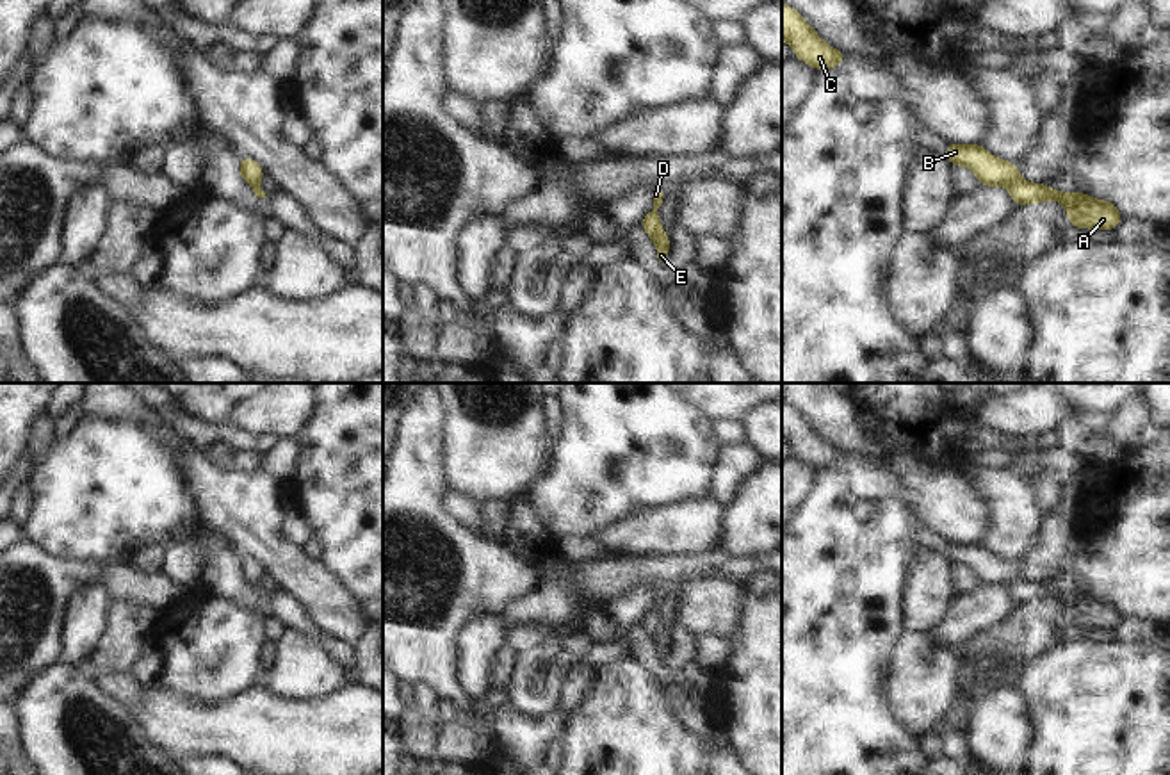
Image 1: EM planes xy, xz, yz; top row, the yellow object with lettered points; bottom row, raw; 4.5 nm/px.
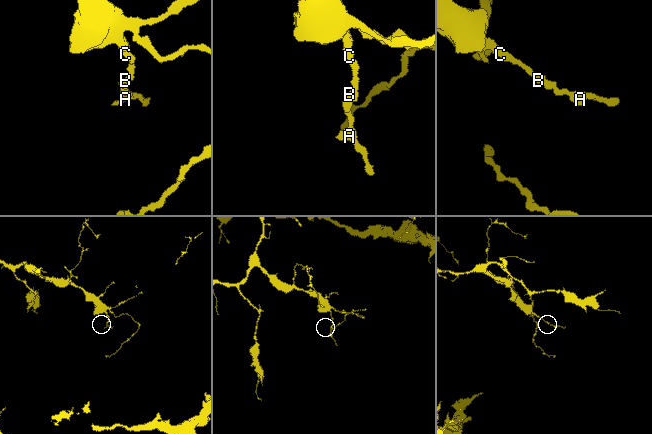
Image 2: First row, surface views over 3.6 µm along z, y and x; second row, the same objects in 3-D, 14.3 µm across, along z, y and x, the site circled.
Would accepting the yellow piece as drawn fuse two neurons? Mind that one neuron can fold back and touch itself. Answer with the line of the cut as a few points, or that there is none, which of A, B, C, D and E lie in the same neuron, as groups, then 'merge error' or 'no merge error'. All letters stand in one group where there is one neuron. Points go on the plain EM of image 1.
no cut; A B C D E; no merge error

